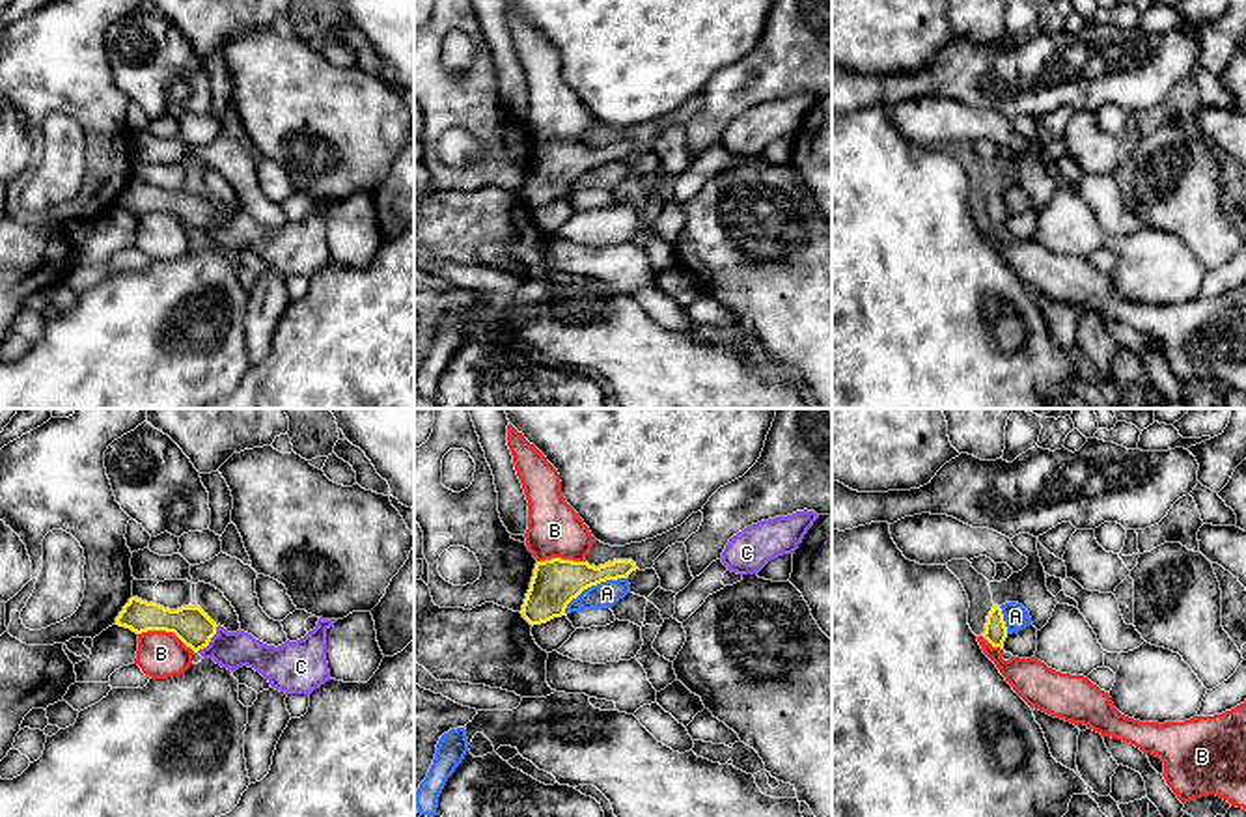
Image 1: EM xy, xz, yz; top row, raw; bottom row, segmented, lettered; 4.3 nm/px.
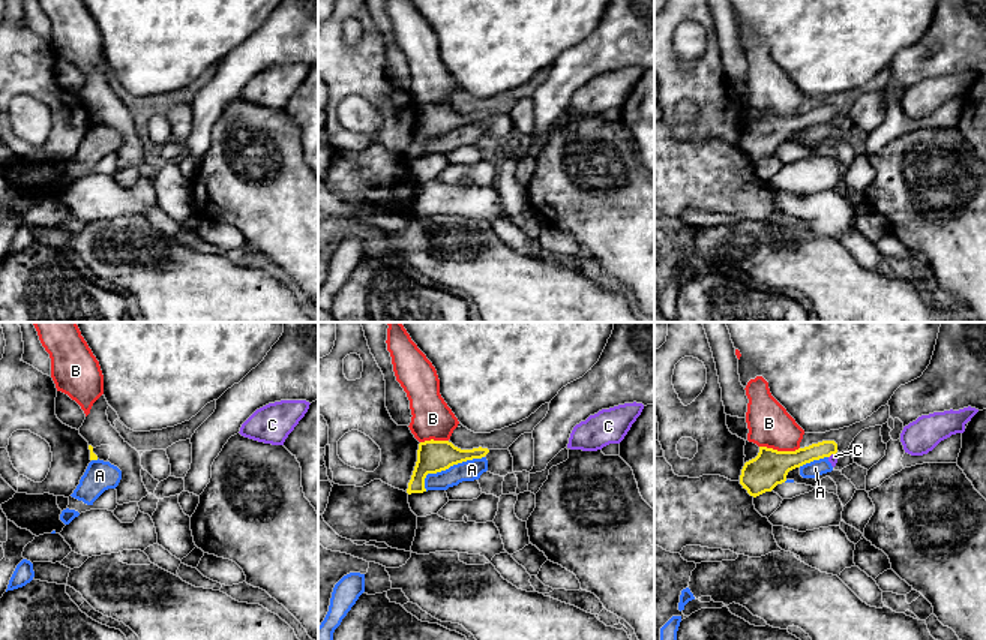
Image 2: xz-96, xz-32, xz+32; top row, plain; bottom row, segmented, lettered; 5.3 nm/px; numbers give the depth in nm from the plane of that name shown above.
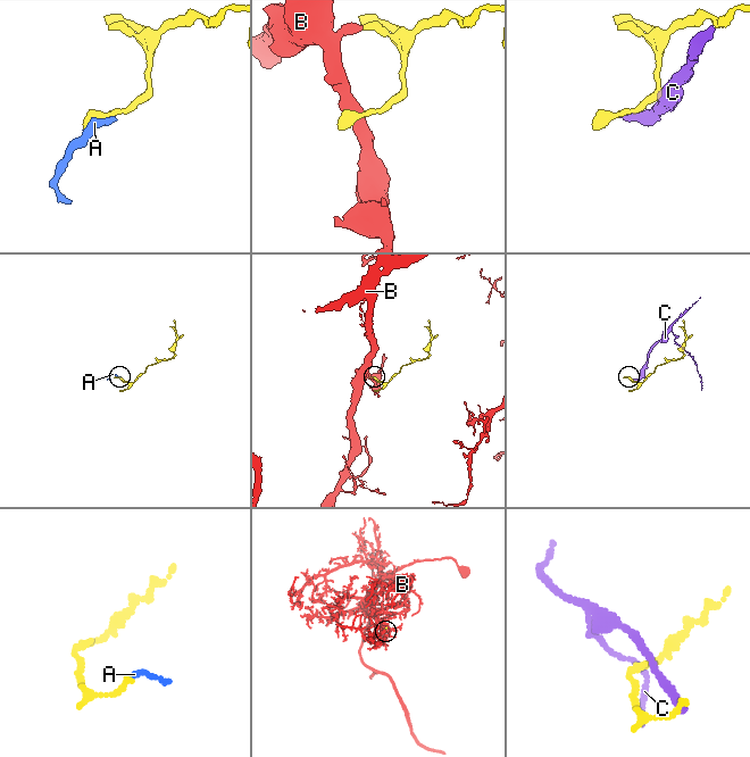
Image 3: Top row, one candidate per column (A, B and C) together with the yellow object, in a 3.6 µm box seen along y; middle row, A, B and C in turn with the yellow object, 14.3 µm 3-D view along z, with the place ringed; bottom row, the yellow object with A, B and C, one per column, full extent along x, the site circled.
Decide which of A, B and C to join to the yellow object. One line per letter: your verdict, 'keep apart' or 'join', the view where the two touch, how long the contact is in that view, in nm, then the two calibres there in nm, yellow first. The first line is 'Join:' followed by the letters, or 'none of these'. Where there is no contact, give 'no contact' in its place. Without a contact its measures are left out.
Join: none of these
A: keep apart | xz | 320 nm | 200/110 nm
B: keep apart | xy | 260 nm | 160/200 nm
C: keep apart | xy | 160 nm | 160/160 nm

